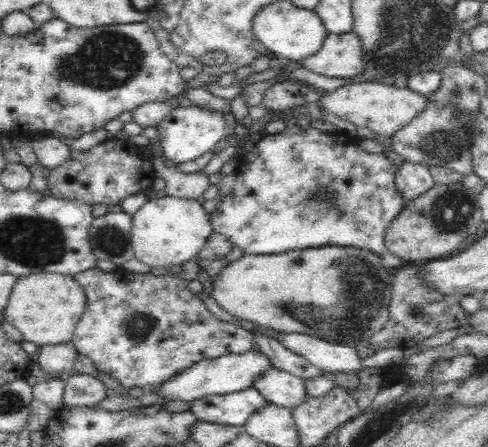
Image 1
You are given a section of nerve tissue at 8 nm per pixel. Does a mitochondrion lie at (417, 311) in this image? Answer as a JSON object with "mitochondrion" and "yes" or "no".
{"mitochondrion":"yes"}

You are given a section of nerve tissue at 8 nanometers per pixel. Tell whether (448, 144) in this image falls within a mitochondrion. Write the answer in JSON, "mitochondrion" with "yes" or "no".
{"mitochondrion":"yes"}

